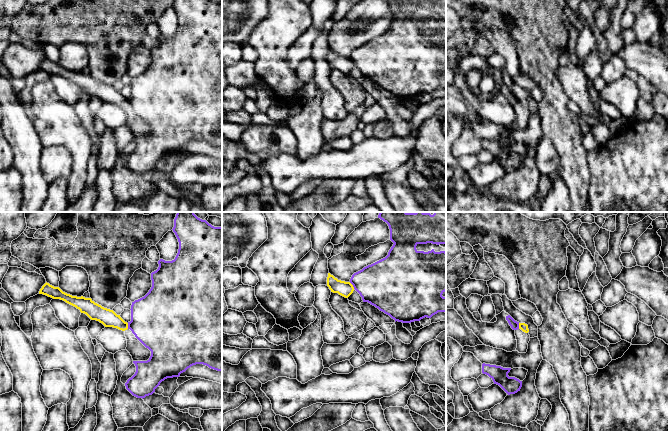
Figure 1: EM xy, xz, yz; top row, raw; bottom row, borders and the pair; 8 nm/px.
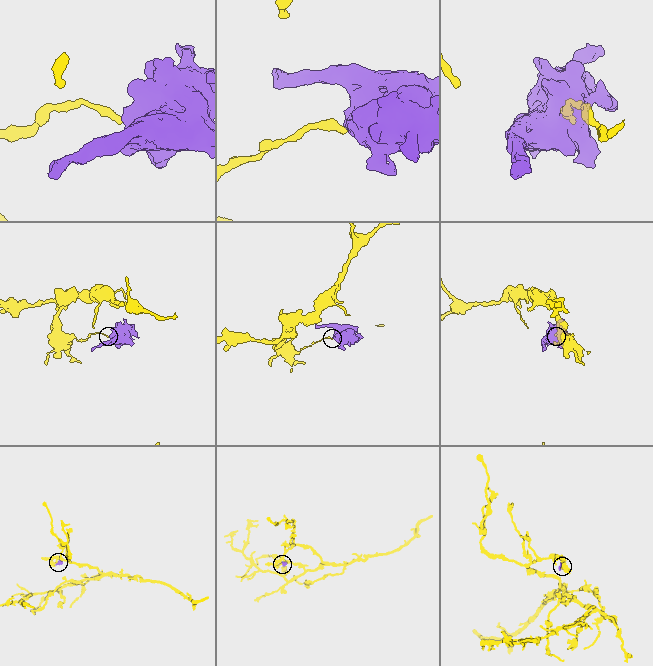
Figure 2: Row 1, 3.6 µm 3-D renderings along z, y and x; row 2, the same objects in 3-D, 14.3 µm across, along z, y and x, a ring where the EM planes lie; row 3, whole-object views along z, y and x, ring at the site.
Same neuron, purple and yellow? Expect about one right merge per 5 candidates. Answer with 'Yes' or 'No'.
No

